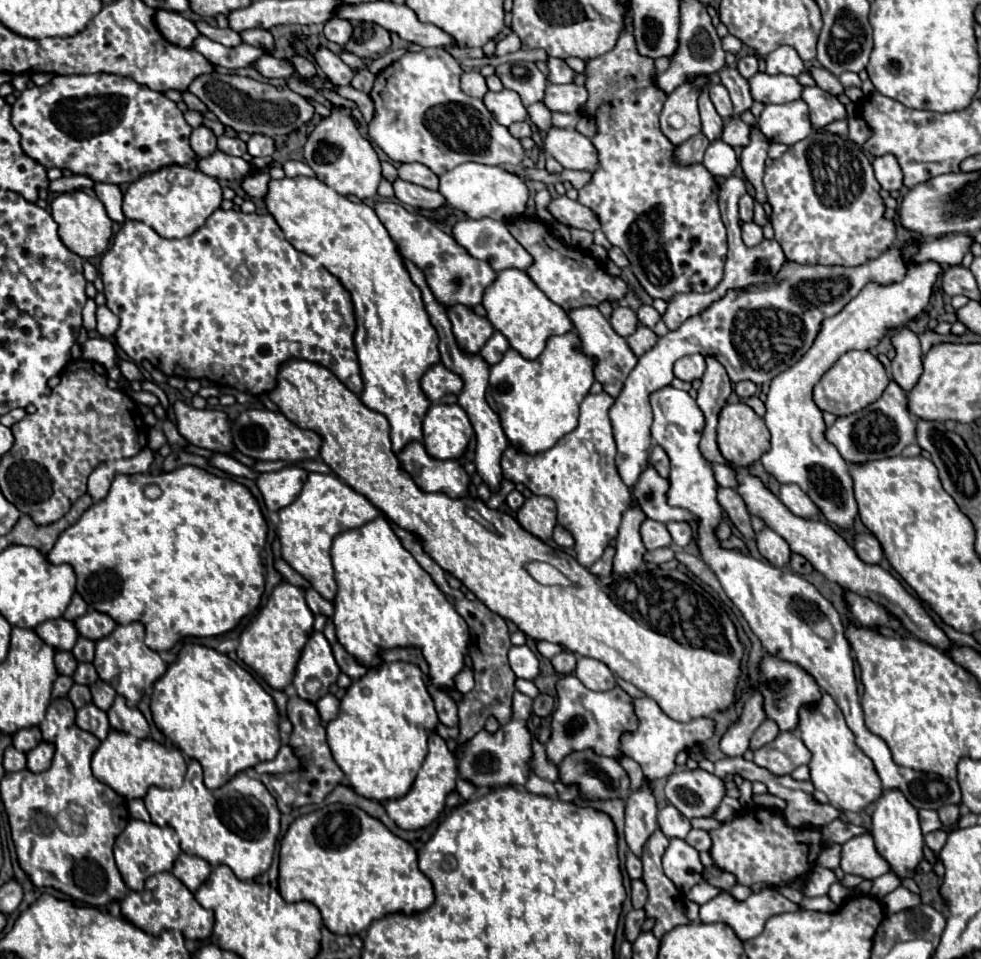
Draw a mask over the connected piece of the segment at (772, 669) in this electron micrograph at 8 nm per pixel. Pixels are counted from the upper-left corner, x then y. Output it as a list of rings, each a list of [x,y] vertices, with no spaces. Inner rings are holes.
[[[769,653],[763,655],[761,661],[759,661],[759,671],[763,673],[763,677],[777,677],[777,681],[779,681],[779,689],[777,691],[771,689],[771,687],[769,687],[769,691],[763,691],[765,693],[765,697],[763,697],[765,717],[771,719],[771,721],[777,721],[779,733],[797,731],[797,727],[799,727],[799,709],[805,707],[805,705],[817,705],[821,701],[821,695],[823,695],[821,687],[799,665],[783,661],[777,655],[769,655]]]

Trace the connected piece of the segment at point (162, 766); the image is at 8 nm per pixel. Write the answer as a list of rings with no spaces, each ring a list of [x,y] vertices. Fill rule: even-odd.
[[[109,731],[107,739],[101,741],[99,751],[95,751],[93,761],[93,775],[109,785],[117,795],[125,799],[143,799],[147,795],[149,787],[161,787],[161,789],[171,789],[175,787],[183,775],[185,775],[185,761],[183,755],[177,747],[169,745],[169,751],[165,745],[155,743],[151,739],[137,741],[131,739],[131,735],[123,735],[119,731]]]

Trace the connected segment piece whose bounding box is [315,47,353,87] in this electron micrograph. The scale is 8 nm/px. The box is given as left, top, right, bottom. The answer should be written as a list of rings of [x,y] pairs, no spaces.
[[[319,47],[315,51],[315,61],[317,65],[321,67],[323,75],[337,87],[343,87],[343,85],[349,85],[351,79],[353,79],[353,71],[335,55],[331,53],[329,49],[325,47]]]

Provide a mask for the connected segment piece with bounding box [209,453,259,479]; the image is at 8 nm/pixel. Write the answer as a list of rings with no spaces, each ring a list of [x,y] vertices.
[[[215,453],[215,455],[211,455],[209,465],[217,467],[217,469],[221,469],[221,471],[225,471],[225,473],[233,475],[233,477],[257,479],[257,475],[259,475],[257,471],[253,471],[253,469],[249,469],[249,467],[241,465],[237,459],[233,459],[233,457],[229,457],[229,455],[219,455],[219,453]]]

